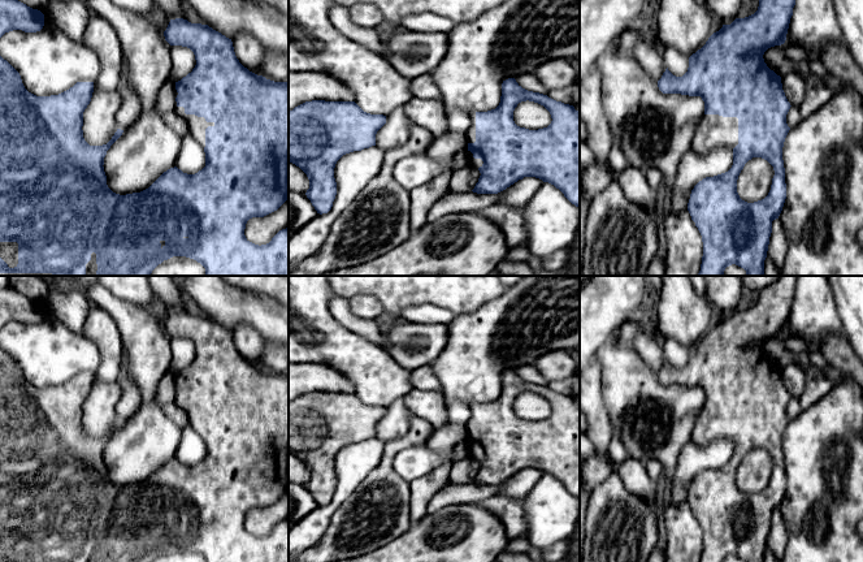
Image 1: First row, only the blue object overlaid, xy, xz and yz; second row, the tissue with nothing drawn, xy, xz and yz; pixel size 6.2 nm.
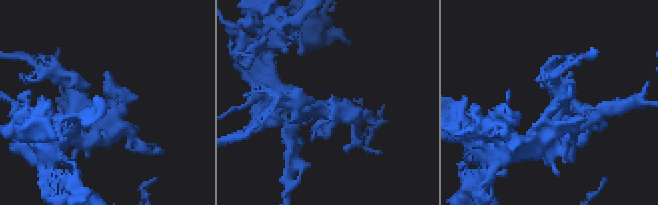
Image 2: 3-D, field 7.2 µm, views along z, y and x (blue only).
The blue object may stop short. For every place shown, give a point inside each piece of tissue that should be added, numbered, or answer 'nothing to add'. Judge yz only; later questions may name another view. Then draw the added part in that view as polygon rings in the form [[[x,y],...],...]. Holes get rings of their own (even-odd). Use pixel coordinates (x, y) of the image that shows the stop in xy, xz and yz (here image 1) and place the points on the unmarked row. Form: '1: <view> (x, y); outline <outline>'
1: yz (712, 422); outline [[[703,406],[691,433],[691,441],[714,437],[734,440],[738,436],[738,410],[719,406]]]

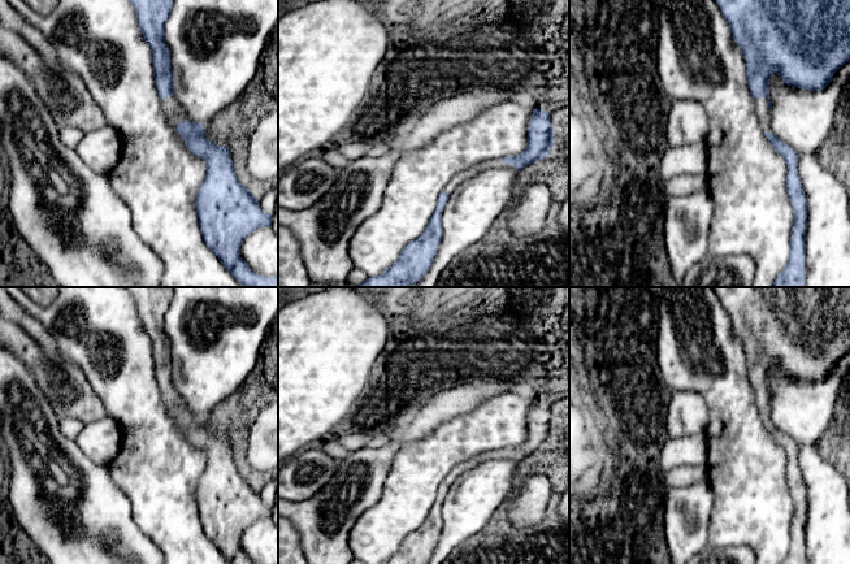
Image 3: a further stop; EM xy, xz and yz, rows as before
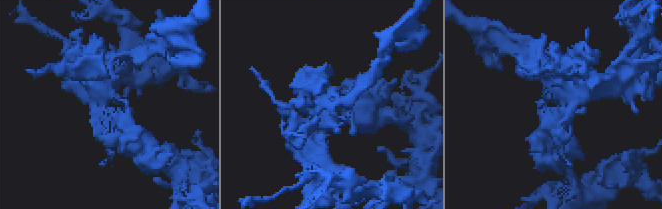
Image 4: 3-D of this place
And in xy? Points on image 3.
1: xy (172, 400); outline [[[168,387],[161,391],[161,399],[173,418],[177,418],[182,412],[187,411],[187,407],[174,387]]]

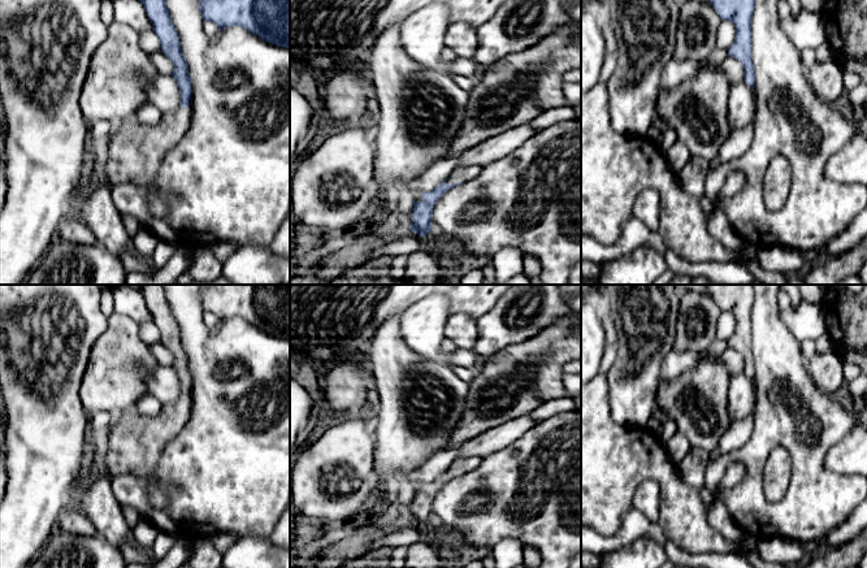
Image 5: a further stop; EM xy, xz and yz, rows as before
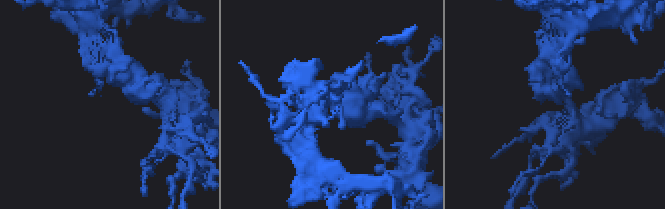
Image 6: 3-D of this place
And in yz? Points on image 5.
nothing to add

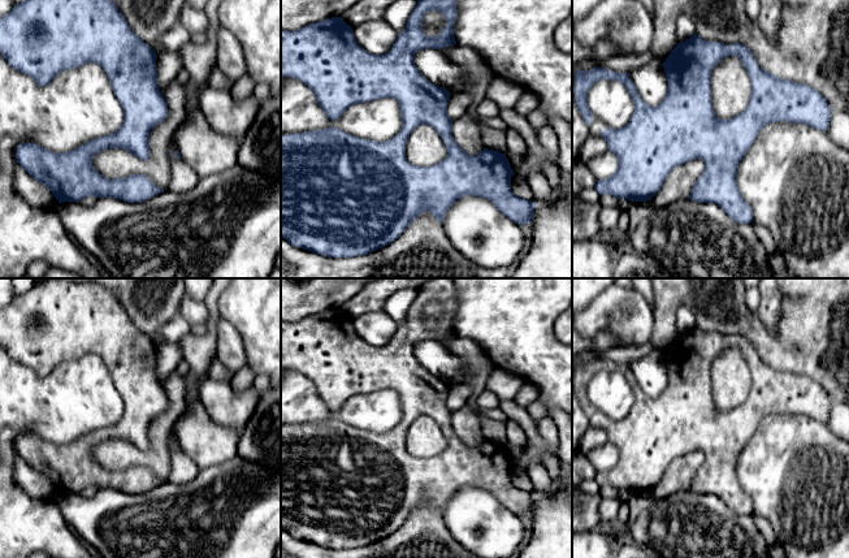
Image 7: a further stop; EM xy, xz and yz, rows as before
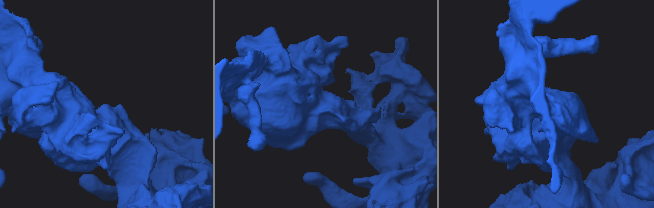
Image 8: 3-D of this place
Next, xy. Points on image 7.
nothing to add

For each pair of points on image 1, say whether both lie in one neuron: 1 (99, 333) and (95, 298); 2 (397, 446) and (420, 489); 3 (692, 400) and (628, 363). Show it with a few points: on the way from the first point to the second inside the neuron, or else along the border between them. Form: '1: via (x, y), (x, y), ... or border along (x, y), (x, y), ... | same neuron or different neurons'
1: border along (91, 303), (102, 307), (117, 327) | different neurons
2: border along (408, 483), (410, 514) | different neurons
3: via (676, 400), (659, 394), (644, 379) | same neuron

